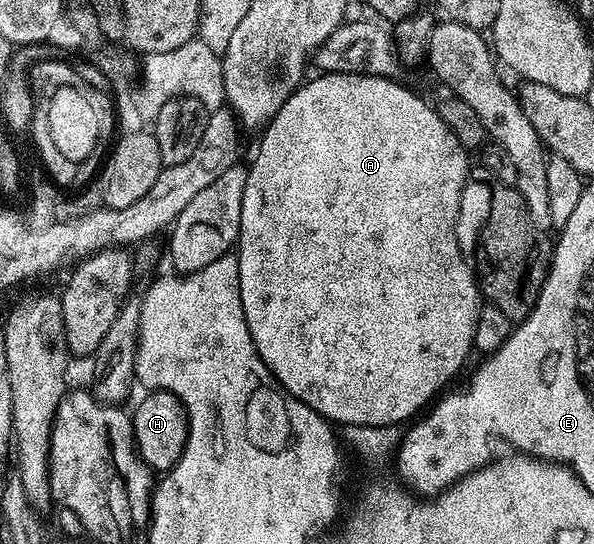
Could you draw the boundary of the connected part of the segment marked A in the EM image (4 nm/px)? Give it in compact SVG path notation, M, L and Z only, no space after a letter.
M321 73L318 76L309 84L306 82L298 86L277 110L277 116L269 120L263 131L265 143L258 145L257 156L253 163L248 164L249 176L243 189L241 235L235 244L241 304L247 329L251 329L251 341L255 341L255 349L263 365L267 365L287 393L334 424L346 423L350 429L389 429L385 427L401 423L404 419L412 420L418 413L424 412L450 386L448 383L460 373L469 351L474 350L475 321L483 306L483 296L478 276L470 260L460 252L455 237L460 197L465 184L471 179L470 156L436 110L428 107L415 92L400 87L400 82L378 75Z

